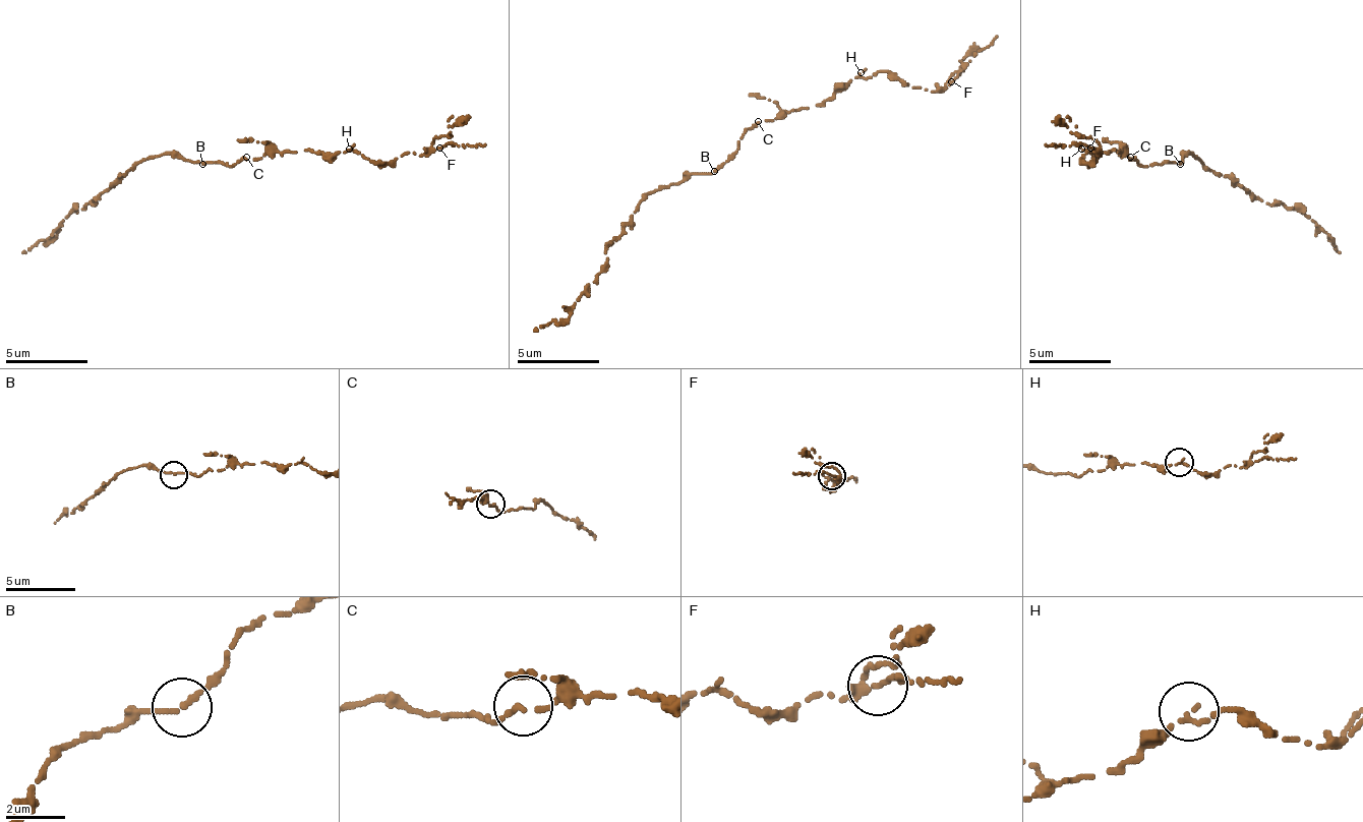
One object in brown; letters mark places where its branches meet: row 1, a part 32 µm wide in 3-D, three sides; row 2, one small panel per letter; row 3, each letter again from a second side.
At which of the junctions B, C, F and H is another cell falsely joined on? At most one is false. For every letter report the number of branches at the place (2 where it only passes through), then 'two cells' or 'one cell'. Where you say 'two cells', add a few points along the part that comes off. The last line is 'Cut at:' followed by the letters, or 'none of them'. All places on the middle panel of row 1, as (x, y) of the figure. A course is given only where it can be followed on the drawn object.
B: 2 branches meet; one cell
C: 2 branches meet; one cell
F: 3 branches meet; one cell
H: 2 branches meet; one cell
Cut at: none of them

